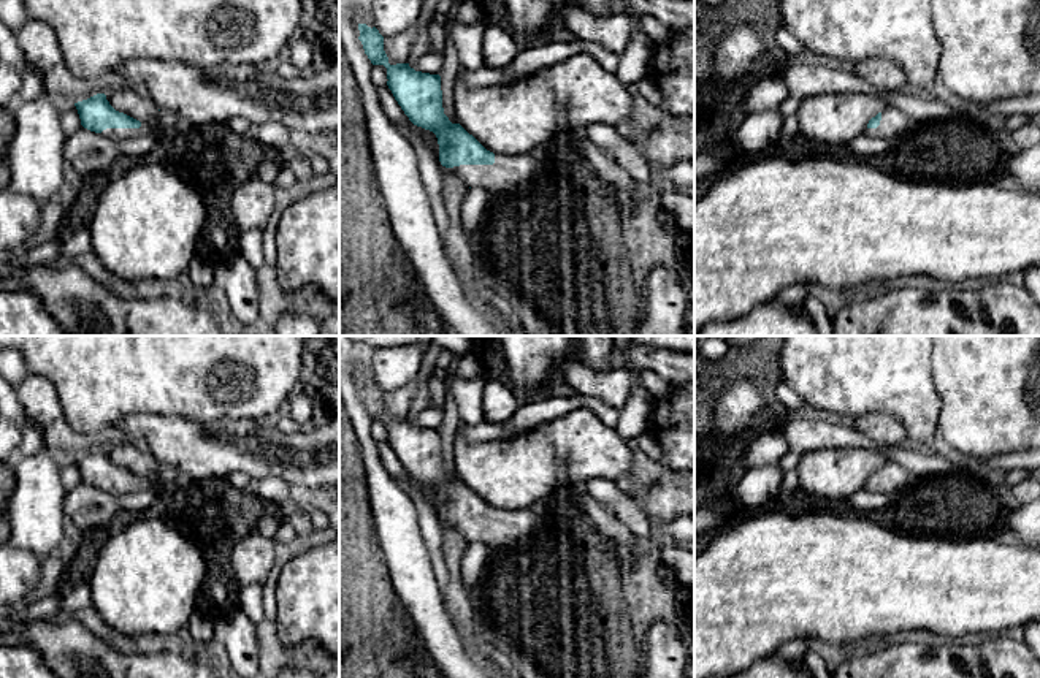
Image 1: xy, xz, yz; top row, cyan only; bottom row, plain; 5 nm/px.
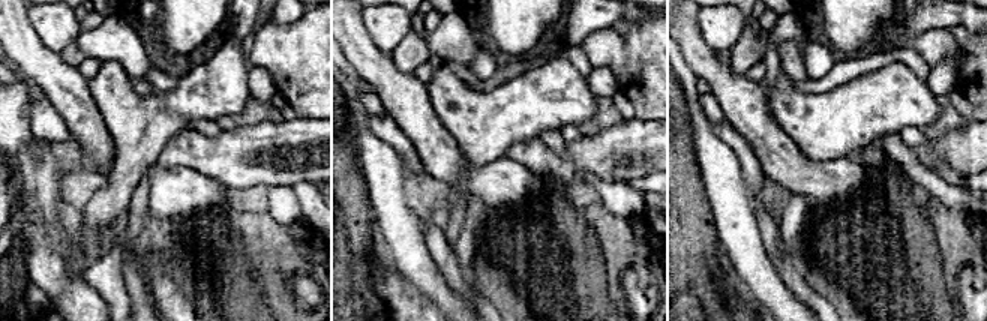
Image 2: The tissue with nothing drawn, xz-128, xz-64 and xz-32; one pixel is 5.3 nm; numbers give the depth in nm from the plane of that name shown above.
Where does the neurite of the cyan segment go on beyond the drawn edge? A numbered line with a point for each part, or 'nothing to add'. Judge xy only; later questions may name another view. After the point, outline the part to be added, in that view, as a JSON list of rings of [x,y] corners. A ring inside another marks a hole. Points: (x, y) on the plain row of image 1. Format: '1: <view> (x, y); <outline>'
1: xy (167, 477); [[[160,466],[152,480],[141,478],[140,483],[106,483],[101,486],[103,491],[122,497],[128,493],[138,493],[143,489],[151,489],[155,494],[168,491],[176,486],[185,485],[182,475],[173,466]]]

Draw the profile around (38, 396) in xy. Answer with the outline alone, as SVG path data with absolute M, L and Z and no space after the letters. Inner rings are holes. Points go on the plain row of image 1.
M29 374L16 390L32 425L43 429L49 423L63 418L55 387L46 377Z

